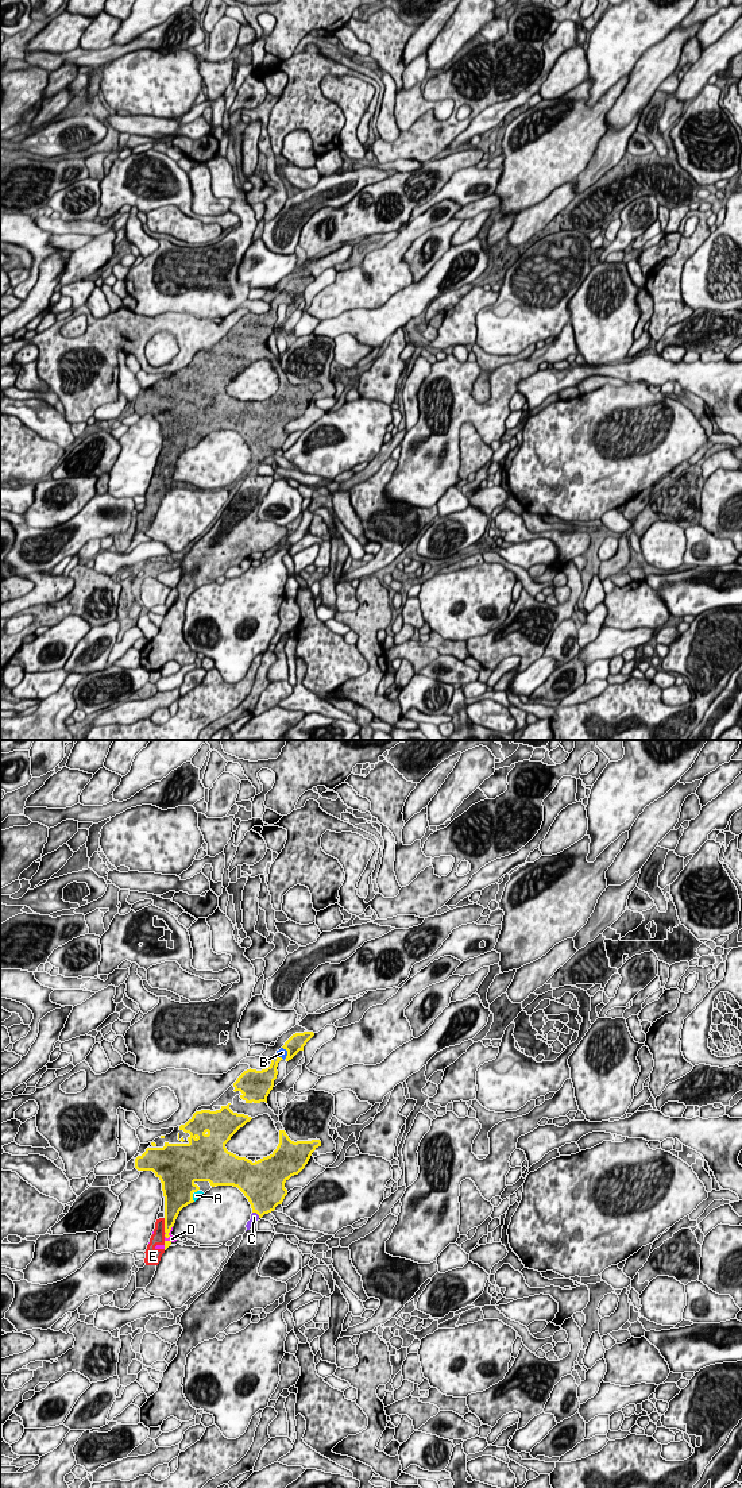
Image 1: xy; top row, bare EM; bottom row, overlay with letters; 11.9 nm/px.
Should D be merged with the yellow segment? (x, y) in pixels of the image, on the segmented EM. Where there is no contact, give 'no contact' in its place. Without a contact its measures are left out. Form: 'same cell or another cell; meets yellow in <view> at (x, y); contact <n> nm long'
same cell; meets yellow in xy at (167, 1234); contact 200 nm long

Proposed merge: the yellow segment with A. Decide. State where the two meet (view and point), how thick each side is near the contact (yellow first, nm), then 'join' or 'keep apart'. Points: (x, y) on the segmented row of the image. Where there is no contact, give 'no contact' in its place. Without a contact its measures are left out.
xy (192, 1195) | 380/90 nm | join

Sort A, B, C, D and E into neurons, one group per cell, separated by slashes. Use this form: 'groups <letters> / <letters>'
groups A B C D E

